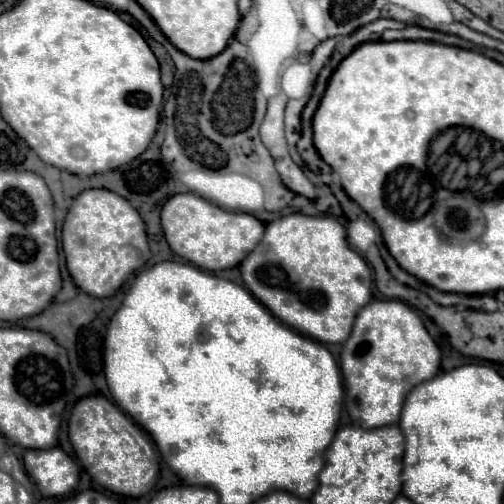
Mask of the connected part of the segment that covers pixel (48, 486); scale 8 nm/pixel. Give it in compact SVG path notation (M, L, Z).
M59 447L27 451L23 463L43 497L69 495L79 483L79 465Z

